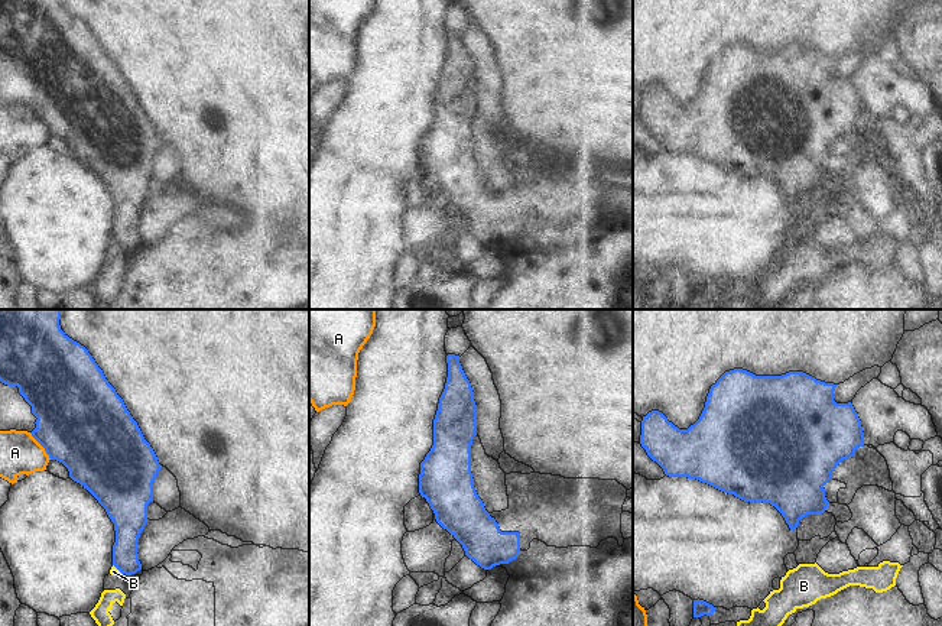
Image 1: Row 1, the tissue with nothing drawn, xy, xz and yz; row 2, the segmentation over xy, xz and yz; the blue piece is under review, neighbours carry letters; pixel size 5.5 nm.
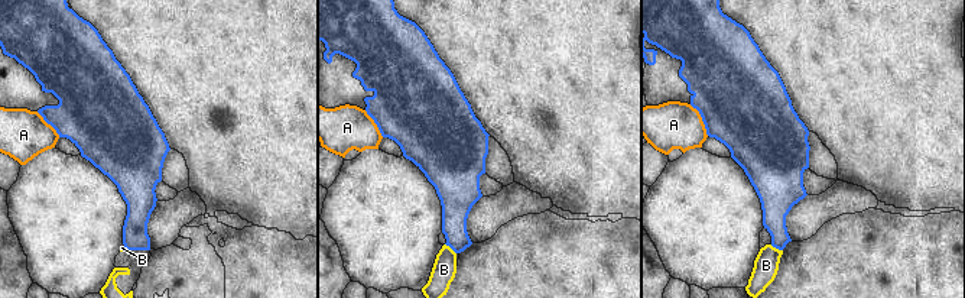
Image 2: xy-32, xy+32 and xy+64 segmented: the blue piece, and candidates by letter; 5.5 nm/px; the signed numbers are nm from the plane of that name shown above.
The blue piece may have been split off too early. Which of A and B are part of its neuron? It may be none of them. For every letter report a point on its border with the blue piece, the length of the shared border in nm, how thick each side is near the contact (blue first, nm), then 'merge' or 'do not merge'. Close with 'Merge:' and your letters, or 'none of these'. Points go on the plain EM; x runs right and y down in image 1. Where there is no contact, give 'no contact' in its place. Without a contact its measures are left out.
A: xy (41, 120) | 200 nm | 480/220 nm | do not merge
B: xy (117, 245) | 80 nm | 160/50 nm | do not merge
Merge: none of these

